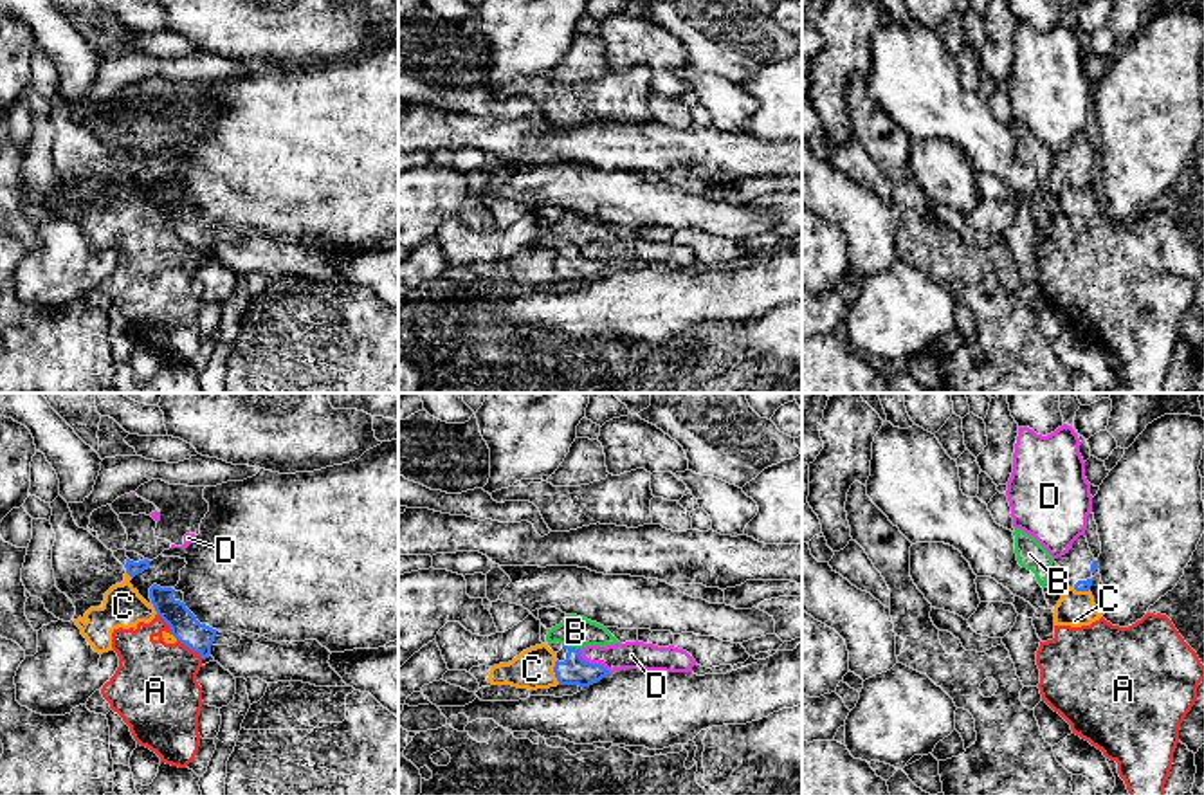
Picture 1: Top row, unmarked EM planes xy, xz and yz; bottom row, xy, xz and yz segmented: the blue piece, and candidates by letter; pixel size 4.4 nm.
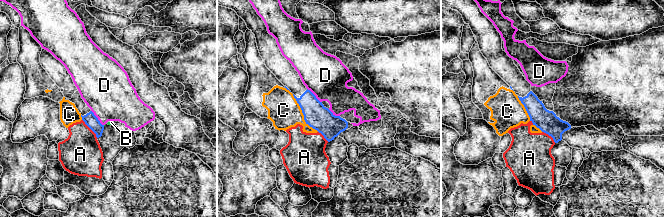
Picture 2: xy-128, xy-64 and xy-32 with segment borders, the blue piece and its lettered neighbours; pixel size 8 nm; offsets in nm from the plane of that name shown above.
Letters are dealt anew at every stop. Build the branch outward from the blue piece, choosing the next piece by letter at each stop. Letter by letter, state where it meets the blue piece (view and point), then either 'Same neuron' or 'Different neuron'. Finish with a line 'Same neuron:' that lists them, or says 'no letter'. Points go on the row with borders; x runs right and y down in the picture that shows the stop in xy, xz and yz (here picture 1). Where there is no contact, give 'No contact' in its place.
A: Touches blue at xy (190, 648). Different neuron
B: Touches blue at xz (572, 648). Different neuron
C: Touches blue at xz (554, 671). Different neuron
D: Touches blue at xz (593, 664). Different neuron
Same neuron: no letter

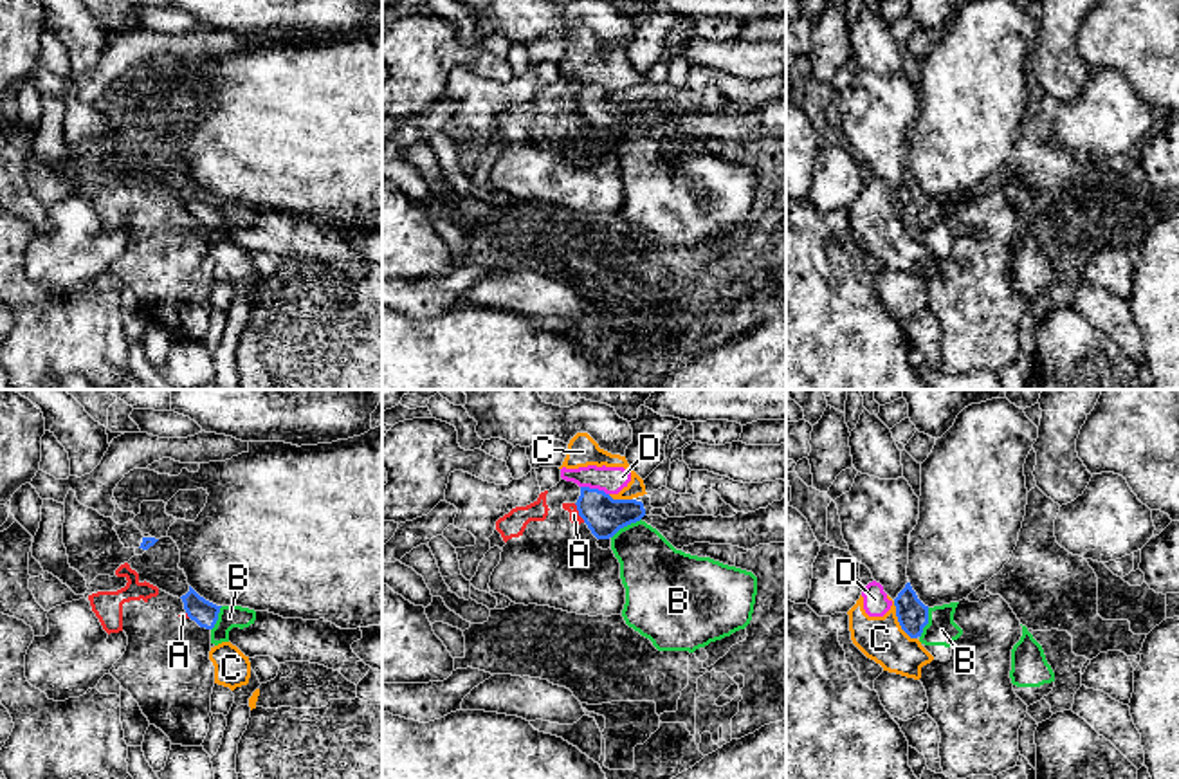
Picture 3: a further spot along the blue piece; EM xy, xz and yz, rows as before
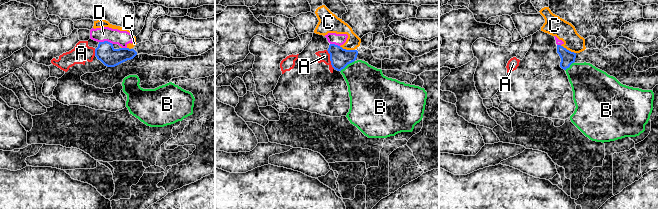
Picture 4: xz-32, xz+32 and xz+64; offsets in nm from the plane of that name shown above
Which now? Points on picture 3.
A: Touches blue at xz (579, 513). Different neuron
B: Touches blue at xz (626, 525). Same neuron
C: Touches blue at yz (898, 621). Different neuron
D: Touches blue at xz (595, 489). Different neuron
Same neuron: B

